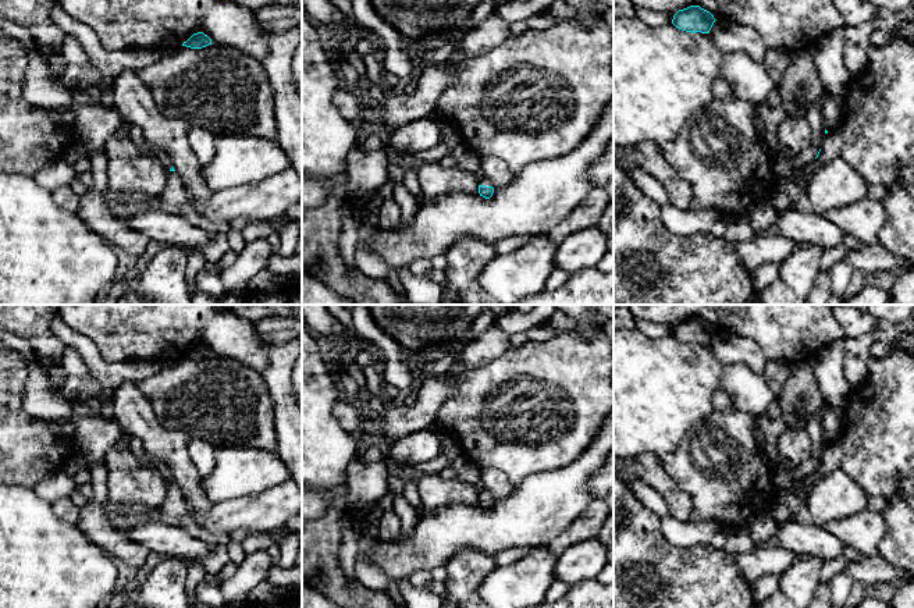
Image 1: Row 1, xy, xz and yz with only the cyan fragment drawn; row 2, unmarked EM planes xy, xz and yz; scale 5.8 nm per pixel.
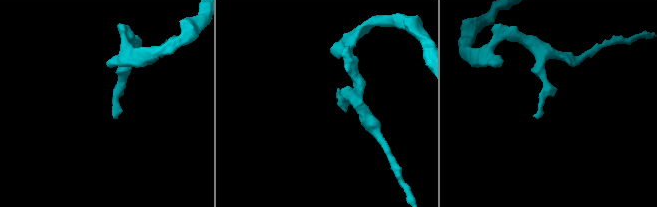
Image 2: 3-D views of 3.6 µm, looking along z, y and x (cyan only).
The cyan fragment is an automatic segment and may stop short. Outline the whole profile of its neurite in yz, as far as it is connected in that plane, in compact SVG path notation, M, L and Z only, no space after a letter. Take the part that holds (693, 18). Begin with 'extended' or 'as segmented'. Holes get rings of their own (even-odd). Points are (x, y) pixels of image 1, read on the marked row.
as segmented; M690 6L687 8L679 10L673 15L672 24L686 32L709 33L715 21L716 19L709 11L701 8L700 6Z

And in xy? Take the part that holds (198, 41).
as segmented; M203 32L193 33L186 42L182 43L182 46L191 47L191 49L202 49L209 45L211 45L211 39Z

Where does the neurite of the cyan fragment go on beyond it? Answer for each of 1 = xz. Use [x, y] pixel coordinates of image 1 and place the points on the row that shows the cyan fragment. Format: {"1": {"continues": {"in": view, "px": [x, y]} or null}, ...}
{"1": {"continues": {"in": "xz", "px": [484, 181]}}}

